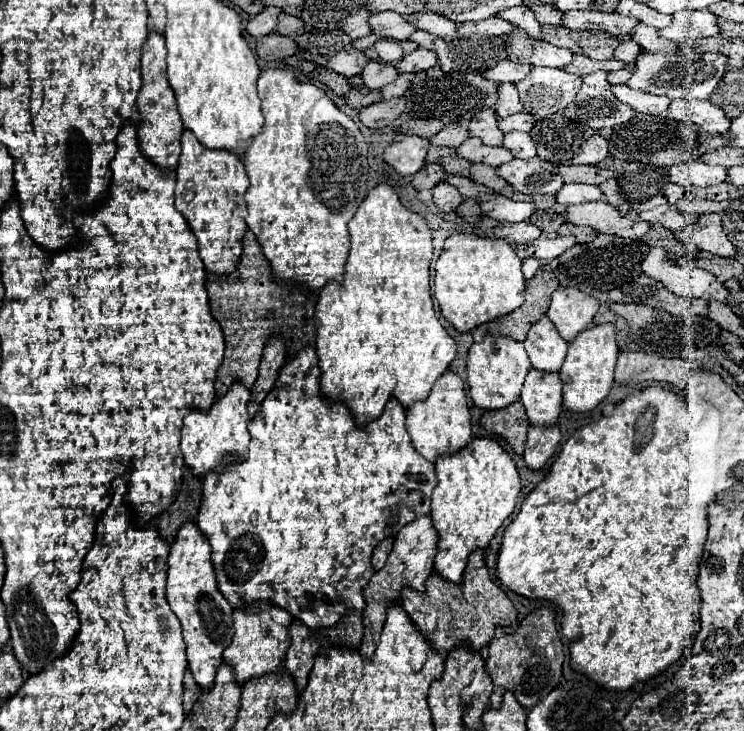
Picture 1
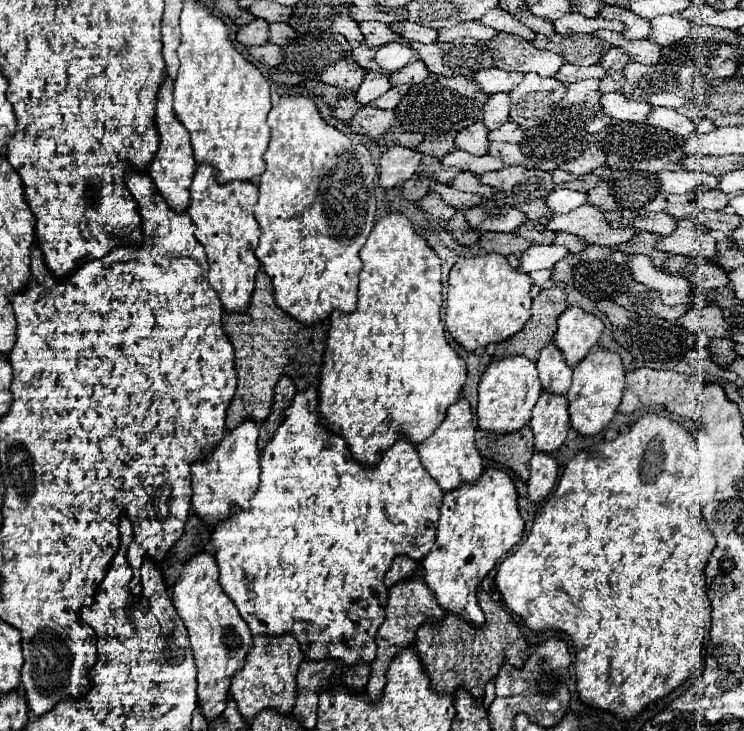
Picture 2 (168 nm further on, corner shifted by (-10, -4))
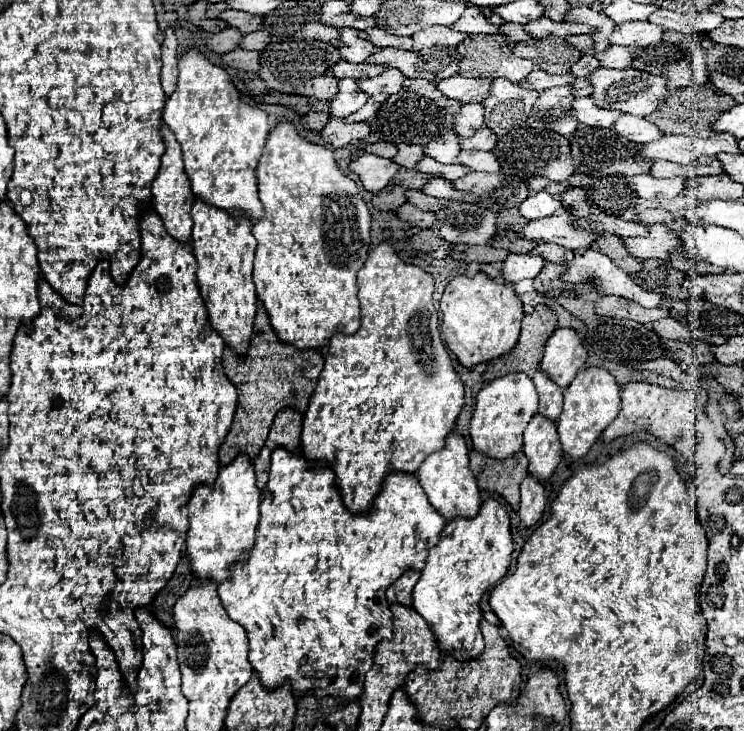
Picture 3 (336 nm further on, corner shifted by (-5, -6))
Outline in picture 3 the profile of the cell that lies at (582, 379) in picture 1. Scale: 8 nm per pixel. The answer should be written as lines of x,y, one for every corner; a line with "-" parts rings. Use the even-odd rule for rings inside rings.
585,367
579,371
575,381
565,389
563,411
557,419
557,431
563,451
569,457
583,457
591,445
601,437
605,427
617,417
621,403
621,387
615,377
601,367

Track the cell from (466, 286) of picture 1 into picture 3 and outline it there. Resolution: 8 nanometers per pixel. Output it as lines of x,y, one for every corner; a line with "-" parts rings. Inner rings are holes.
483,271
473,277
457,275
445,287
441,297
441,333
445,345
453,351
463,367
491,361
511,351
519,337
519,325
525,317
521,299
513,283
497,283
-
503,349
503,351
501,351

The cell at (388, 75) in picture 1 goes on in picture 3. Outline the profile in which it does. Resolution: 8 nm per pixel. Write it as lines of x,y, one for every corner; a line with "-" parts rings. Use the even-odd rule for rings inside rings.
339,79
339,93
329,105
329,113
333,117
347,117
355,113
359,107
367,103
369,95
359,91
357,79

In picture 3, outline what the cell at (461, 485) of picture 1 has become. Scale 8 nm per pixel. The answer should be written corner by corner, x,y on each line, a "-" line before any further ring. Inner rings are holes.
493,497
481,503
475,517
455,517
443,527
439,543
431,547
427,565
413,589
413,609
431,623
441,651
453,651
457,659
473,659
483,651
479,601
507,573
511,553
511,517

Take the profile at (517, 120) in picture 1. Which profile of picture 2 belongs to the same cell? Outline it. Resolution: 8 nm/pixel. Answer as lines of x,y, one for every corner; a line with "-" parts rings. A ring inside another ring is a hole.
506,121
502,127
494,129
488,133
488,139
490,141
508,141
508,143
520,143
524,137
524,131
512,123
512,121

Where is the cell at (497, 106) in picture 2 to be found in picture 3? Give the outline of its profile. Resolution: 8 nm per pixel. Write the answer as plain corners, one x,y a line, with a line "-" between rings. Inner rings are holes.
483,103
463,105
461,111
457,113
457,121
455,121
457,135
471,137
481,127
485,127
485,107
483,107

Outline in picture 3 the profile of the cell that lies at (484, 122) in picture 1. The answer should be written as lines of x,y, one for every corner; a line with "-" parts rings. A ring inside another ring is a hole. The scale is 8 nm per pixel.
455,131
441,135
425,145
425,155
441,163
455,163
455,159
459,157
459,151
461,151
461,139
459,135
455,135

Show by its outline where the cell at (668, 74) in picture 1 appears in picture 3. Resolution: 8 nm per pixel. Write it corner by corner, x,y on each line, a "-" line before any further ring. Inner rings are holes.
599,67
591,77
589,77
591,85
595,87
593,91
593,99
601,109
619,109
623,113
631,113
631,115
651,115
653,111
659,109
659,105
667,99
669,95
669,87
667,87
667,79
663,79
661,75
651,75
647,71
637,71
633,67
629,69
605,69

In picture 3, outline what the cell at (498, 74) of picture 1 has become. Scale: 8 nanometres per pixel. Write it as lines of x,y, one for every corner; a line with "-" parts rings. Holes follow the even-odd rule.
455,75
439,81
439,89
449,99
455,99
461,103
473,103
473,101
487,99
491,91
491,83
493,83
491,79
471,79
465,75

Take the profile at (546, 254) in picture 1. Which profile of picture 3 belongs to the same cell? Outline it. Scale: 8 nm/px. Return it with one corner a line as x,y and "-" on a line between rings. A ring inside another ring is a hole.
509,253
507,259
503,261
501,265
501,271
503,271
503,277
505,281
509,283
517,283
521,279
527,279
527,277
537,277
539,271
543,269
545,265
545,259
539,259
539,255
517,255
517,253

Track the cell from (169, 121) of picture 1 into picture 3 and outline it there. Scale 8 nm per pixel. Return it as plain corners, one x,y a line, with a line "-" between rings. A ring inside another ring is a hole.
161,123
161,137
165,141
165,153
163,153
163,159
161,159
159,173
157,173
157,177
155,177
155,181
151,185
151,205
157,211
157,215
163,219
163,225
167,227
167,231
171,231
171,235
175,239
191,241
193,221
191,221
189,211
191,211
191,205
195,201
195,195
191,191
189,179
187,179
187,173
185,173
185,167
183,167
179,141
175,139
173,131
165,123

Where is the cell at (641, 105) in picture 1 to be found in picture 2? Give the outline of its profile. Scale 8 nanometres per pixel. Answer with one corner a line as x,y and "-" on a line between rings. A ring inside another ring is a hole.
604,93
600,97
600,107
602,107
602,113
608,115
610,119
630,121
630,123
644,121
644,117
652,109
650,105
644,105
638,101
628,101
626,97
620,97
620,93

